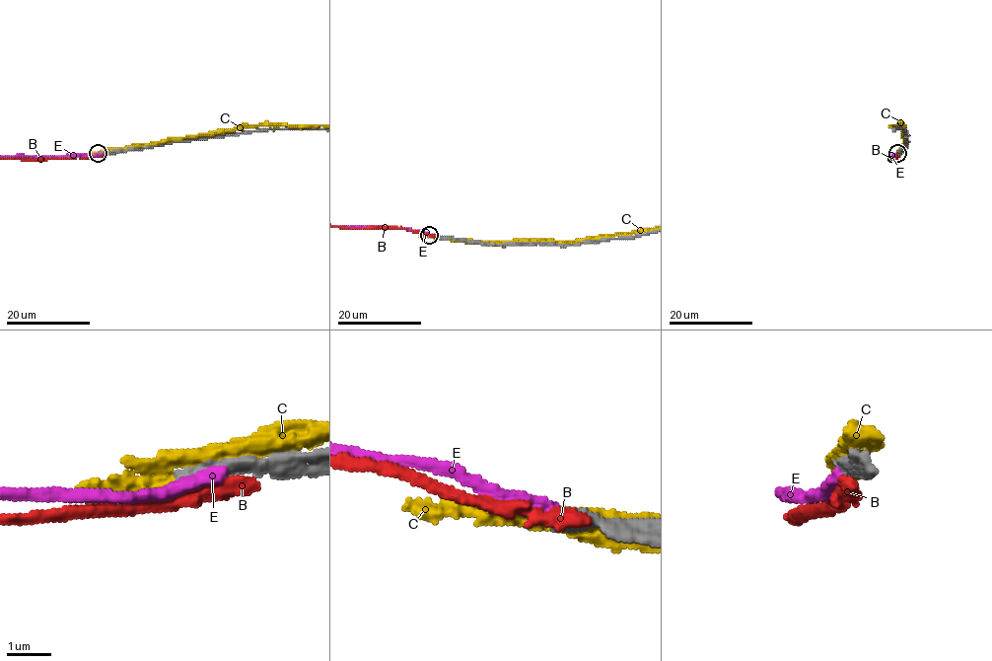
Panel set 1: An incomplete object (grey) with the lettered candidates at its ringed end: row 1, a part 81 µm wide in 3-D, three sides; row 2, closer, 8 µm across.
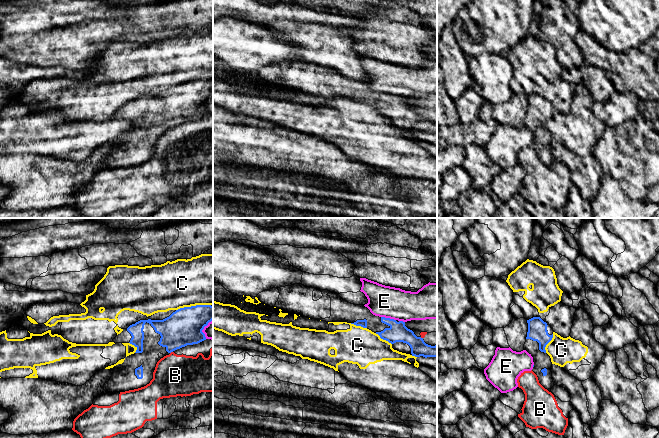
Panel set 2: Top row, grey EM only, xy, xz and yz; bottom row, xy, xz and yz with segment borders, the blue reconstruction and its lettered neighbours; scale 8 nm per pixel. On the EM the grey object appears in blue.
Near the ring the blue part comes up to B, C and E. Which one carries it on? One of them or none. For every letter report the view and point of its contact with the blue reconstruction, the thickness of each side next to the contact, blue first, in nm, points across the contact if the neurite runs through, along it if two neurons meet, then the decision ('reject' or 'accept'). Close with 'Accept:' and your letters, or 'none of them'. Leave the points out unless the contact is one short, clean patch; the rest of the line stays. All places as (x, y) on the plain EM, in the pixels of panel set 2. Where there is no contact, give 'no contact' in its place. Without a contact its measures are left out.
B: xy (171, 127) | 300/340 nm | reject
C: xy (193, 82) | 300/420 nm | reject
E: xz (388, 94) | 160/260 nm | reject
Accept: none of them

